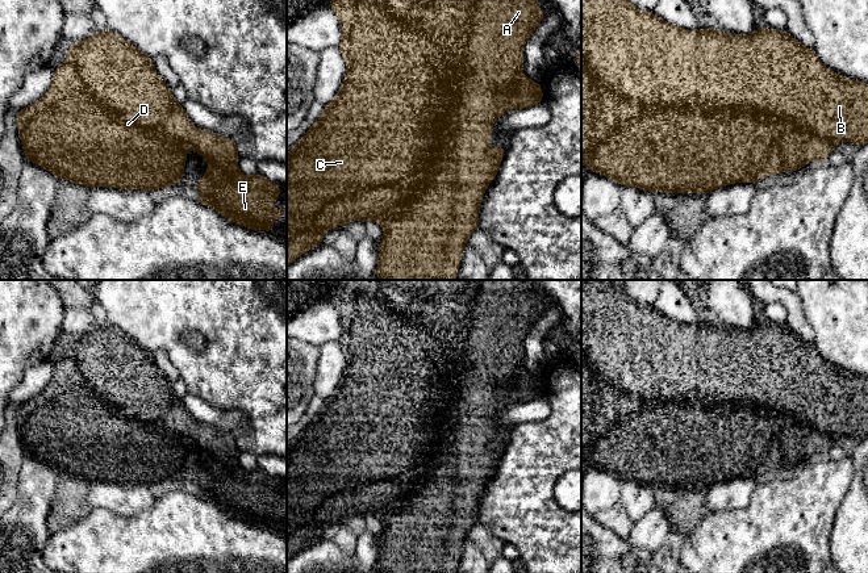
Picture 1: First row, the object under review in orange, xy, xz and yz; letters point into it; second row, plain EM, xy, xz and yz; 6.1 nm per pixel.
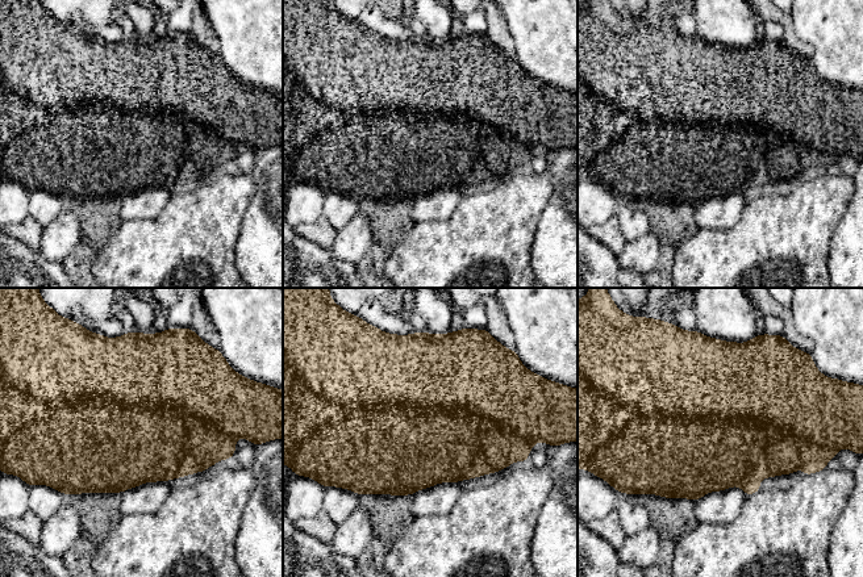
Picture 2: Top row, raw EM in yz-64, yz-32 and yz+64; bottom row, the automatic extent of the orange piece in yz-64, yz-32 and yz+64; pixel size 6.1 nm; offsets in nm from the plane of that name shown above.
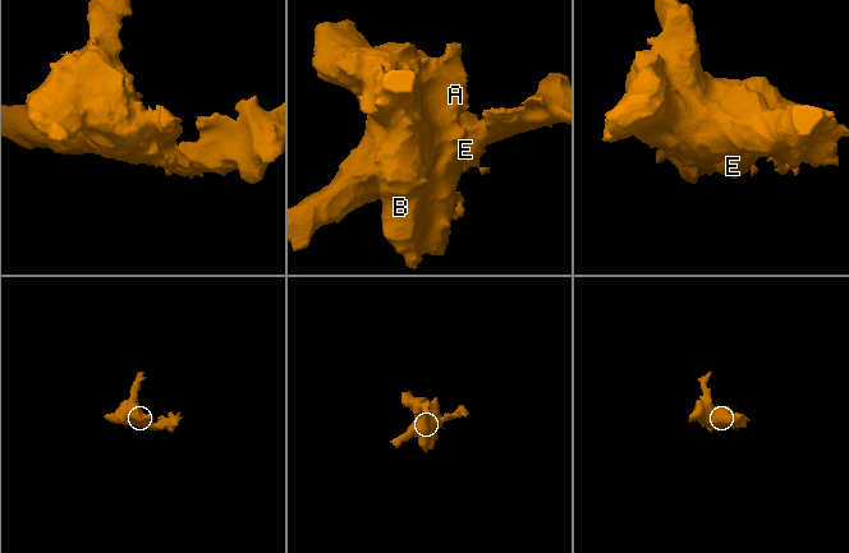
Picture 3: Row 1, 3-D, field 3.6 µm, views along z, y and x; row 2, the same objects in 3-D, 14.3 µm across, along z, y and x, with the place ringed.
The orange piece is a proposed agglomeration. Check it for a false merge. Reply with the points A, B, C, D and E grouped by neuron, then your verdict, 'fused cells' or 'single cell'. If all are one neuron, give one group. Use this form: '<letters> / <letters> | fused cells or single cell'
A B C D E | single cell

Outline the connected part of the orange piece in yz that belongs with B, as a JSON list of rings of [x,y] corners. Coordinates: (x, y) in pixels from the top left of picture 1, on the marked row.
[[[581,0],[581,163],[594,173],[601,173],[622,187],[637,187],[638,189],[648,192],[665,193],[705,193],[734,183],[754,183],[758,187],[759,177],[768,177],[781,172],[794,172],[808,166],[813,160],[826,162],[829,154],[836,147],[839,142],[850,142],[855,146],[861,146],[868,142],[868,84],[860,80],[854,80],[844,75],[830,71],[818,58],[814,49],[808,49],[801,45],[786,30],[773,30],[769,28],[760,28],[750,34],[731,34],[713,28],[704,28],[701,30],[687,30],[672,25],[658,17],[654,12],[640,11],[629,0]]]

